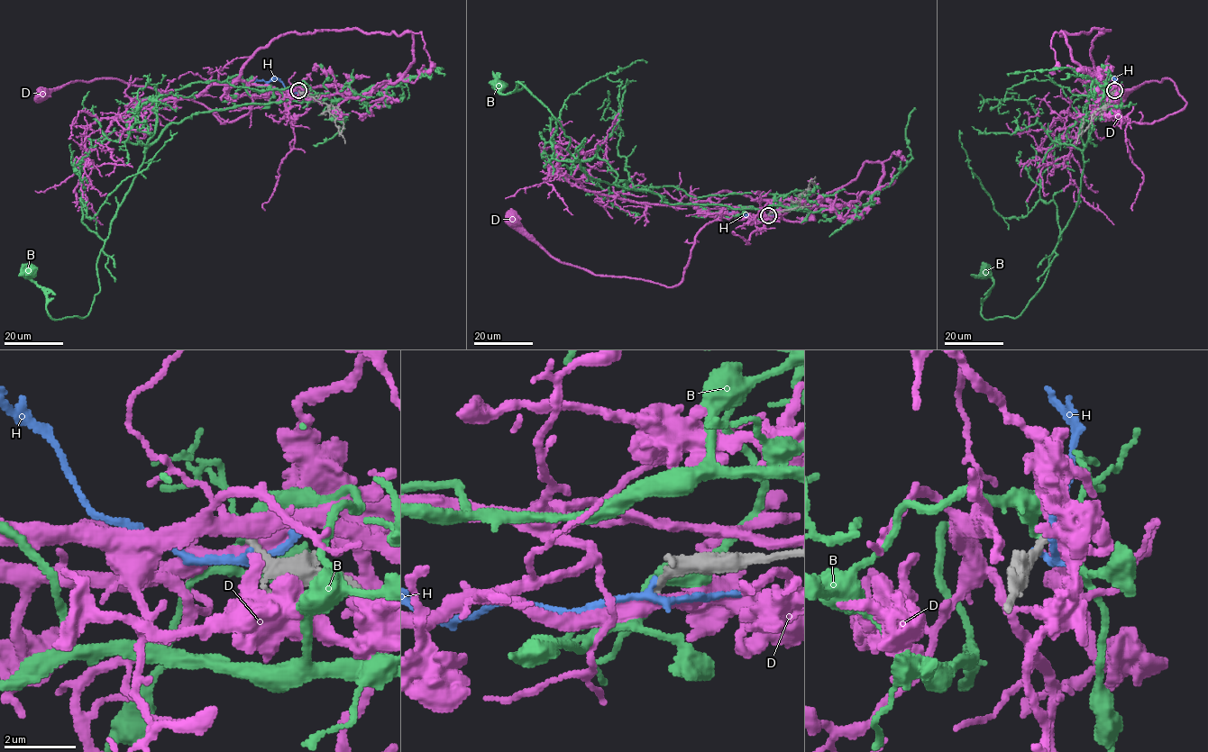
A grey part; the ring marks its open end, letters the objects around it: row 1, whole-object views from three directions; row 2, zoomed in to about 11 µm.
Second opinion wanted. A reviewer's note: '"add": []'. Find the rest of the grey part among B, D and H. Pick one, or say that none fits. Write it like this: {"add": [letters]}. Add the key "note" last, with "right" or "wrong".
{"add": [], "note": "right"}

